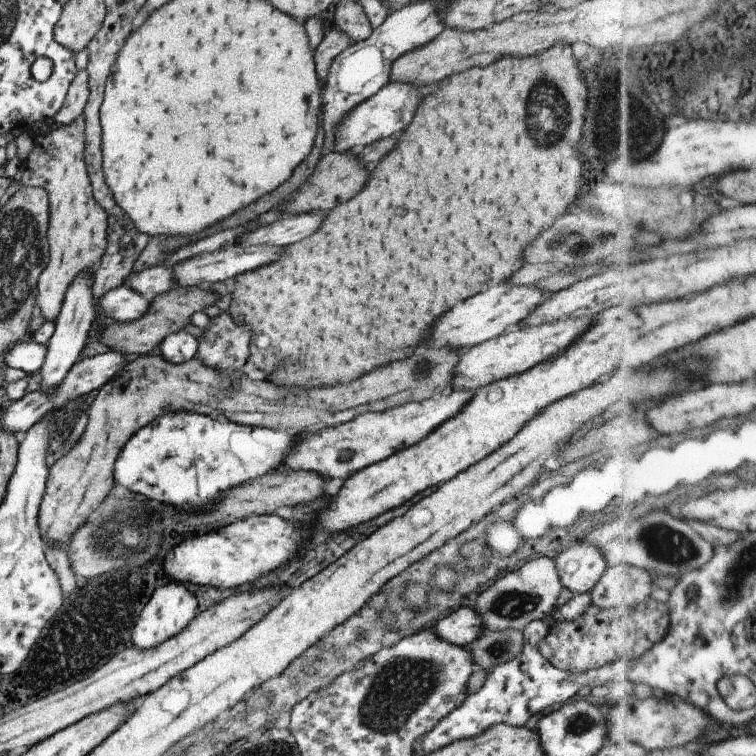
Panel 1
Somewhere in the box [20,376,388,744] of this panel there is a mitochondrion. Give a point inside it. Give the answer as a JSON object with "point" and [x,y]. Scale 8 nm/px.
{"point":[73,644]}

